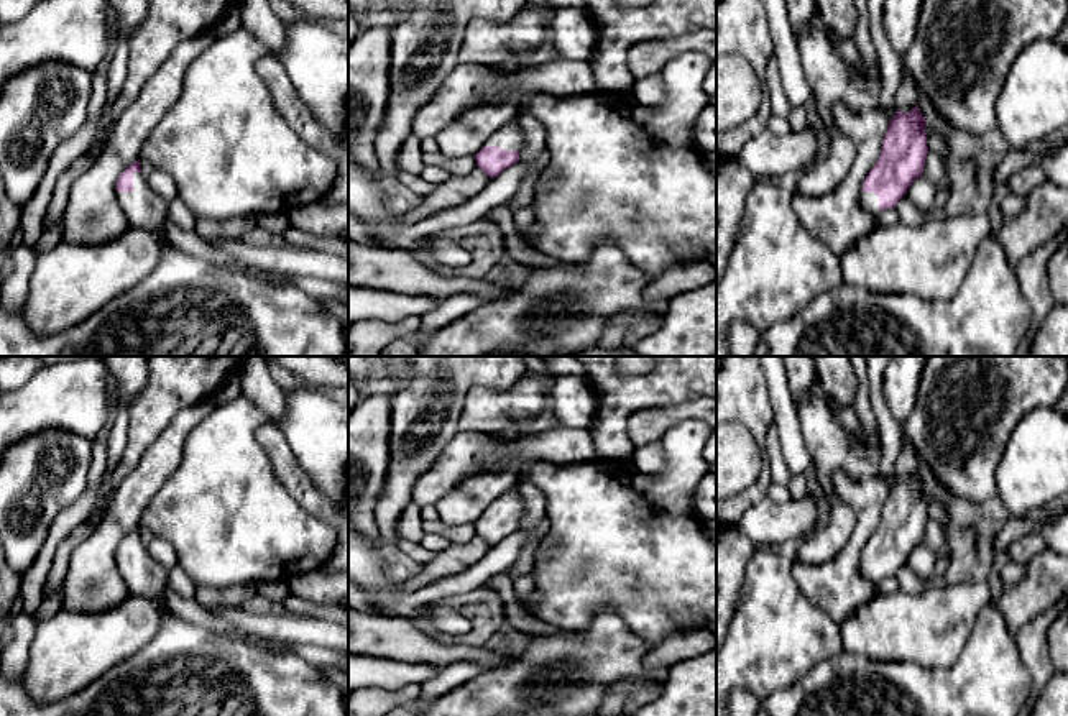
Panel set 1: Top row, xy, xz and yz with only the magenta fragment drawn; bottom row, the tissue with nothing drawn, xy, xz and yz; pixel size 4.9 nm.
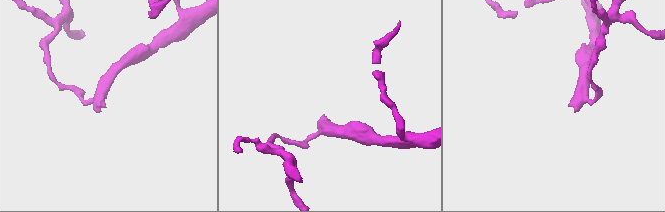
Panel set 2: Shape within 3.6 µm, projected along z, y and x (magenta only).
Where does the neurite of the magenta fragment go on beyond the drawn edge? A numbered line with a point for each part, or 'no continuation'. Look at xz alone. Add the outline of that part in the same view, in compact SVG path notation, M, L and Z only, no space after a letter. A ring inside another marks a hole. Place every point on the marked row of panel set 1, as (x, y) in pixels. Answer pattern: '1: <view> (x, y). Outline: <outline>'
1: xz (510, 137). Outline: M518 118L493 133L485 146L498 146L506 151L521 151L524 148L524 136Z

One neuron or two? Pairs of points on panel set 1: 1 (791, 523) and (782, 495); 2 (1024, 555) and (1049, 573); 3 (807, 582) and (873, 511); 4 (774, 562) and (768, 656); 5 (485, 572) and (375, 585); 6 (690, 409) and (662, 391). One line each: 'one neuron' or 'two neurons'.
1: two neurons
2: two neurons
3: one neuron
4: one neuron
5: one neuron
6: two neurons

